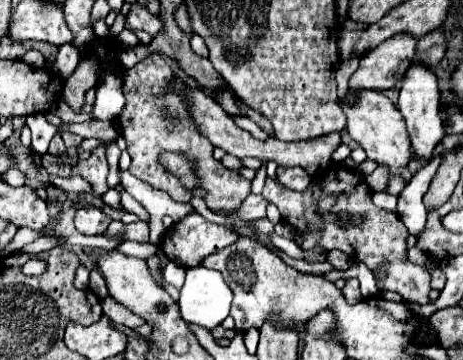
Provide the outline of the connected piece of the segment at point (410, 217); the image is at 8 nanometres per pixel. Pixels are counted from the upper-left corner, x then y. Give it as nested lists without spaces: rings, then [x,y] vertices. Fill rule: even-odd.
[[[438,154],[429,161],[429,165],[425,165],[421,171],[417,171],[413,175],[413,179],[405,185],[405,189],[399,195],[397,213],[411,235],[419,235],[419,231],[423,231],[423,227],[425,227],[427,209],[423,205],[423,195],[427,193],[427,187],[429,187],[431,179],[435,177],[435,171],[440,164],[441,154]]]

